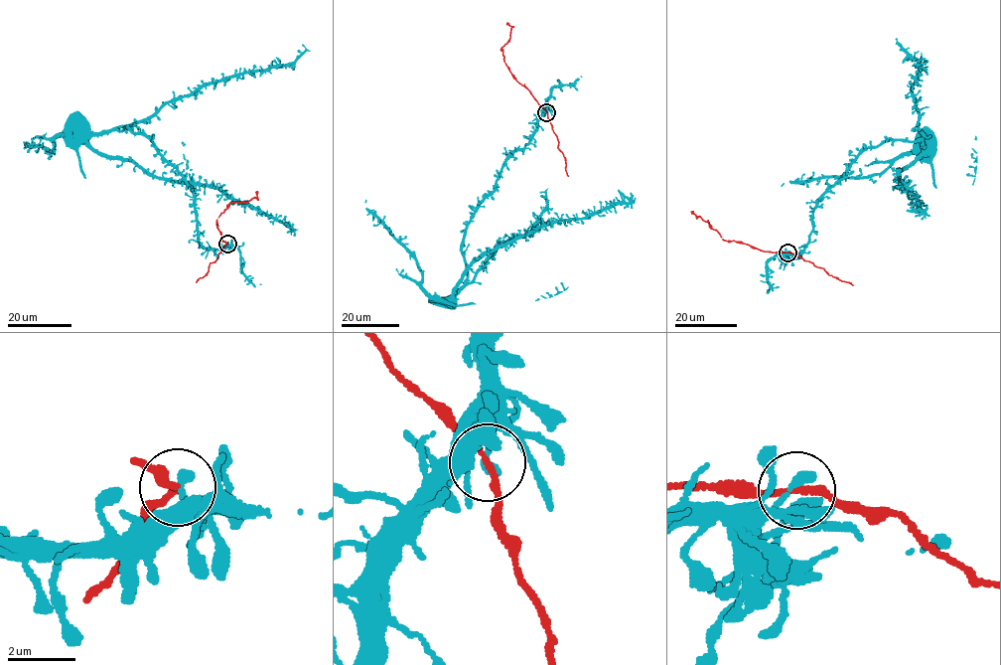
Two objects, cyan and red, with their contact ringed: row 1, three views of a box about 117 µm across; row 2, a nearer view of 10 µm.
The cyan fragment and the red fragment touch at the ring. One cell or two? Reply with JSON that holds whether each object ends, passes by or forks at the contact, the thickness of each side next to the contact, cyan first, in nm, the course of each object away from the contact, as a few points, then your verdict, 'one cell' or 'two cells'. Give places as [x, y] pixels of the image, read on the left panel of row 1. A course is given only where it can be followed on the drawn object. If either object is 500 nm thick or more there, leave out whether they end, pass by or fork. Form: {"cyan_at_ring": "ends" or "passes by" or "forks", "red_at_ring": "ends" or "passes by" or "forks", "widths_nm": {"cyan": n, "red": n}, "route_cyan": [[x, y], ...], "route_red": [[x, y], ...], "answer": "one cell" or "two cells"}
{"cyan_at_ring": "ends", "red_at_ring": "passes by", "widths_nm": {"cyan": 280, "red": 180}, "route_cyan": [[227, 243], [201, 245], [193, 192], [146, 136], [126, 127], [87, 139], [168, 180], [223, 192], [294, 232]], "route_red": [[227, 244], [221, 240], [216, 221], [231, 203], [248, 202], [256, 198], [256, 191]], "answer": "one cell"}

